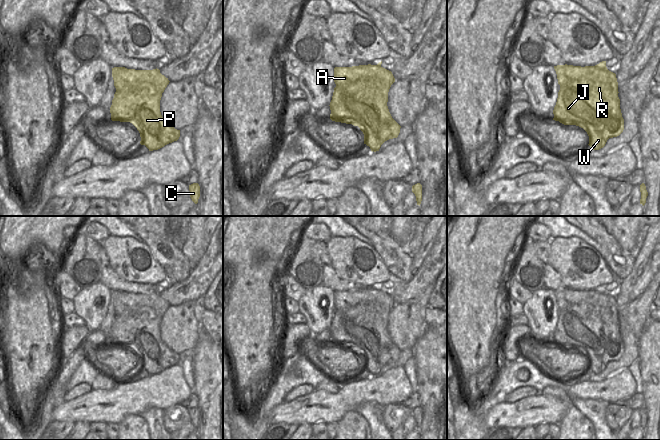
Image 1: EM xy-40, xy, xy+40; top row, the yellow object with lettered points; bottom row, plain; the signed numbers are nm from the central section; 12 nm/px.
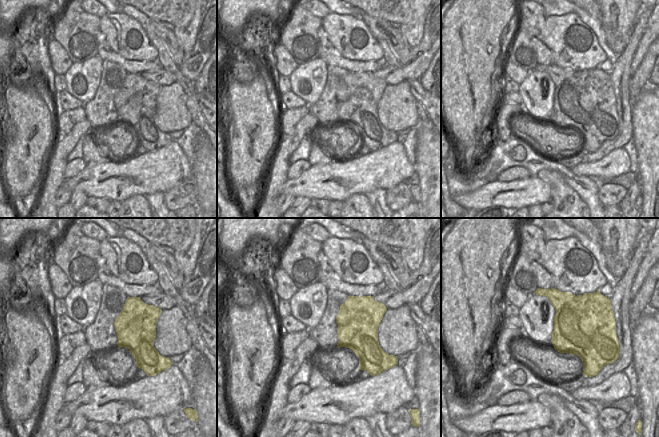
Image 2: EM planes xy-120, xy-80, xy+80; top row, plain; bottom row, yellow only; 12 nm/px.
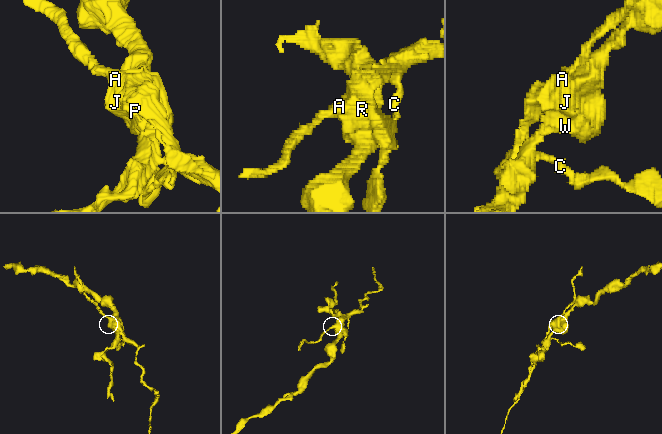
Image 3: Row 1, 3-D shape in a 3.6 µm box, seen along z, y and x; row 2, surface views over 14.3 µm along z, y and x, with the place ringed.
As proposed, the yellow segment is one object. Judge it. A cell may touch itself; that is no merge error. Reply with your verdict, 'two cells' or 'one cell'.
two cells

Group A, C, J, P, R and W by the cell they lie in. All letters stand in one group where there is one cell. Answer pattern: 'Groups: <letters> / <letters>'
Groups: A C / J P R W

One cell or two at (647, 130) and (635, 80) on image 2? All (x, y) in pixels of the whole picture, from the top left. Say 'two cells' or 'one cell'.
two cells

